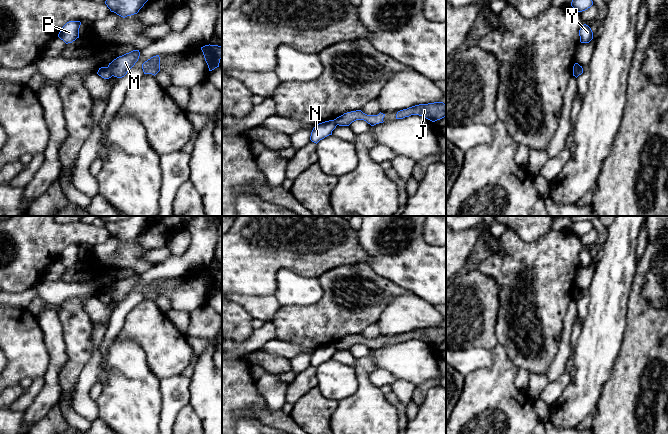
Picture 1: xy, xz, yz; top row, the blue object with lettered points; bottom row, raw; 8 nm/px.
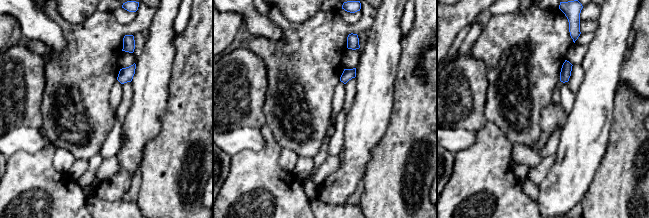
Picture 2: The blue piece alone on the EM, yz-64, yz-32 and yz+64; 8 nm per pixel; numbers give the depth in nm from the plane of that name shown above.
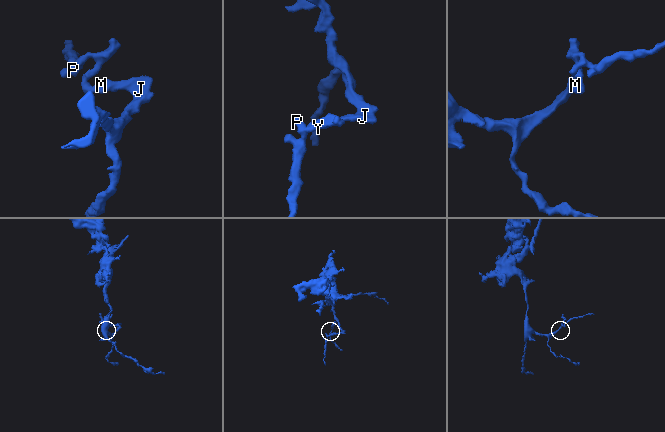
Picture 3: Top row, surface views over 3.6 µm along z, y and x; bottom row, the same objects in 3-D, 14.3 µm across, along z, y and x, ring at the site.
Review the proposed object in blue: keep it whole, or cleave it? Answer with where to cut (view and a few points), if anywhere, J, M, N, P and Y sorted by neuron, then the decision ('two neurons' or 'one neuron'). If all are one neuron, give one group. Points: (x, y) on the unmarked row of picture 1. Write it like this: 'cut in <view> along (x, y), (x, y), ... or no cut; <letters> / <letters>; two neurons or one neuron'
cut in xy along (108, 290), (112, 299); J M / N P Y; two neurons

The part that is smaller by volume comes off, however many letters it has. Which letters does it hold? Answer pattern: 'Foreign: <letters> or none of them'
Foreign: N, P, Y

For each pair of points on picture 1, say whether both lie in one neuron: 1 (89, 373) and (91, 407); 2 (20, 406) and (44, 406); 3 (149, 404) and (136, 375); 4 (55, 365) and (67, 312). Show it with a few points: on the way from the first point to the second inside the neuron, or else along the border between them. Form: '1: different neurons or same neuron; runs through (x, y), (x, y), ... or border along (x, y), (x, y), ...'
1: same neuron; runs through (86, 381), (84, 385), (84, 399)
2: different neurons; border along (42, 386), (34, 401), (23, 412)
3: same neuron; runs through (142, 397), (136, 391), (136, 382)
4: different neurons; border along (56, 310), (67, 354)

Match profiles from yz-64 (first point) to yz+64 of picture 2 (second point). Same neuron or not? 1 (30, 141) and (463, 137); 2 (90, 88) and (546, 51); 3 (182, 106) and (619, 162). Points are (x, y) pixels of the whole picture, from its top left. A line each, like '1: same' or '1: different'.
1: same
2: same
3: same

